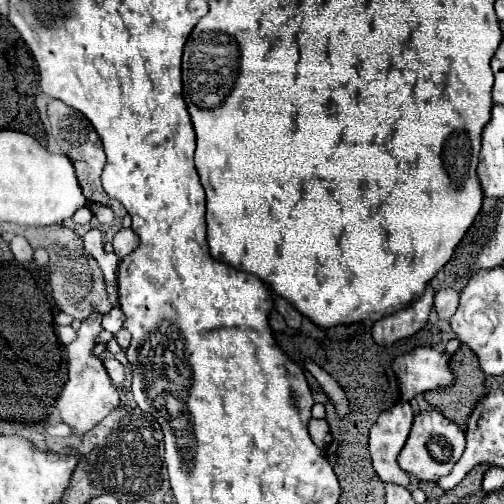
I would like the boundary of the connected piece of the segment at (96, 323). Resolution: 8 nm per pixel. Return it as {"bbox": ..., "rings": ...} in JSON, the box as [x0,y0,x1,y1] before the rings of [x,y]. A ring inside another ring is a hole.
{"bbox":[56,310,120,434],"rings":[[[92,310],[90,316],[82,322],[78,338],[70,344],[70,362],[66,366],[68,380],[56,400],[56,408],[60,410],[62,420],[72,426],[74,434],[84,434],[92,430],[104,416],[108,416],[120,404],[120,394],[104,368],[104,360],[94,354],[96,340],[102,330],[102,314],[98,310]]]}

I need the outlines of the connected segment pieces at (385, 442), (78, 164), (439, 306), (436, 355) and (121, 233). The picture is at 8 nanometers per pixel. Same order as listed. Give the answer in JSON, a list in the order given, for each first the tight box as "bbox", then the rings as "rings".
[{"bbox":[369,402,412,486],"rings":[[[408,402],[384,410],[369,431],[369,453],[376,474],[382,482],[396,482],[408,486],[408,474],[400,470],[396,458],[406,444],[412,426],[412,408]]]},{"bbox":[48,100,126,218],"rings":[[[60,100],[48,102],[48,118],[50,118],[52,136],[54,136],[56,144],[62,148],[62,152],[72,160],[72,164],[74,164],[74,168],[76,168],[76,176],[78,176],[78,182],[80,182],[80,188],[82,188],[84,196],[86,196],[90,202],[104,204],[104,206],[112,208],[112,210],[114,210],[114,216],[124,218],[124,216],[126,216],[124,206],[122,206],[118,200],[108,198],[108,194],[104,192],[104,188],[102,188],[102,184],[100,184],[100,174],[102,174],[102,168],[104,168],[104,164],[106,164],[106,156],[104,156],[104,148],[102,148],[102,142],[100,142],[100,138],[98,138],[94,126],[92,126],[80,112],[76,112],[74,108],[66,106],[66,104],[60,102]]]},{"bbox":[434,288,458,320],"rings":[[[444,288],[434,298],[434,308],[440,320],[450,320],[458,308],[458,292]]]},{"bbox":[392,346,454,400],"rings":[[[416,346],[394,358],[392,370],[398,376],[402,400],[412,400],[416,394],[448,386],[454,380],[448,372],[448,356],[430,346]]]},{"bbox":[112,228,140,258],"rings":[[[122,228],[122,230],[118,230],[114,234],[112,244],[114,244],[114,254],[118,258],[124,258],[124,256],[128,256],[130,252],[134,252],[138,248],[140,238],[138,238],[138,234],[132,228]]]}]

